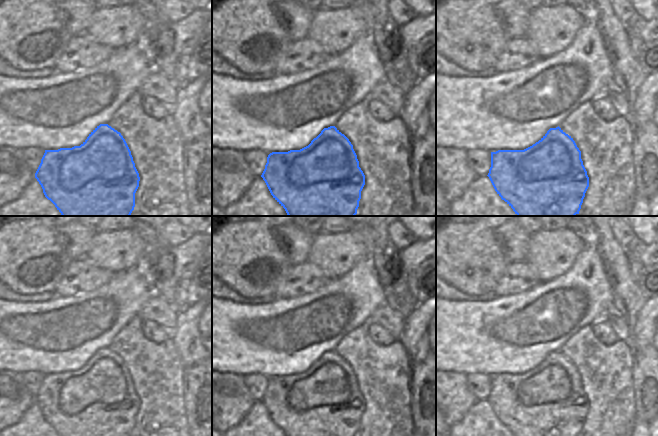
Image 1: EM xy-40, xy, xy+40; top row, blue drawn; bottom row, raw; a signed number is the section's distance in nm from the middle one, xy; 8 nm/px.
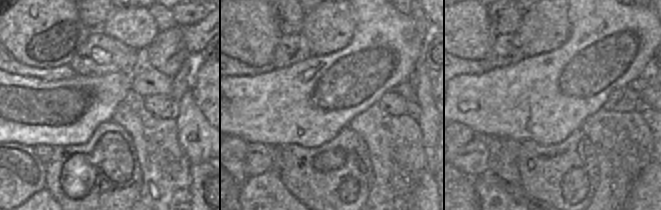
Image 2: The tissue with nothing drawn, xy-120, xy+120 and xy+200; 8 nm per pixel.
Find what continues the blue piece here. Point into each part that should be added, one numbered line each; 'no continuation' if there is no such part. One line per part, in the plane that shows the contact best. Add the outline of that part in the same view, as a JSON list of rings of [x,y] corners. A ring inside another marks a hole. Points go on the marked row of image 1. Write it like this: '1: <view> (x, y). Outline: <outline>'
no continuation

